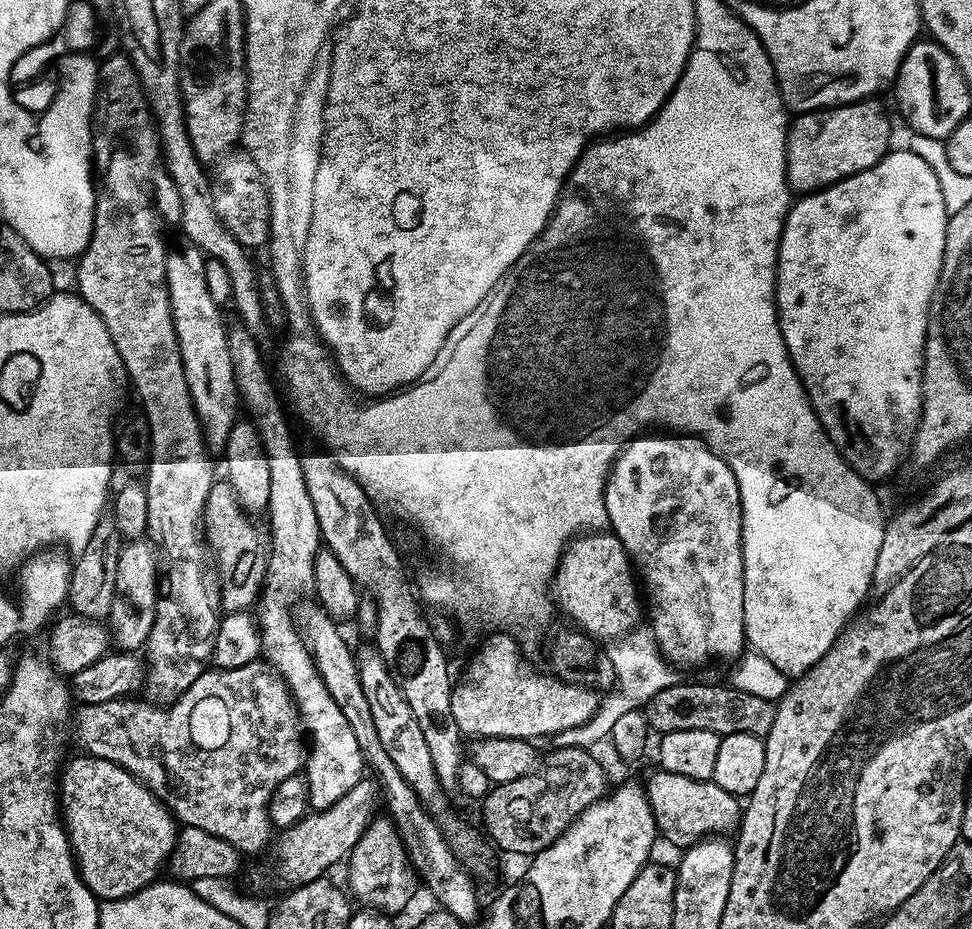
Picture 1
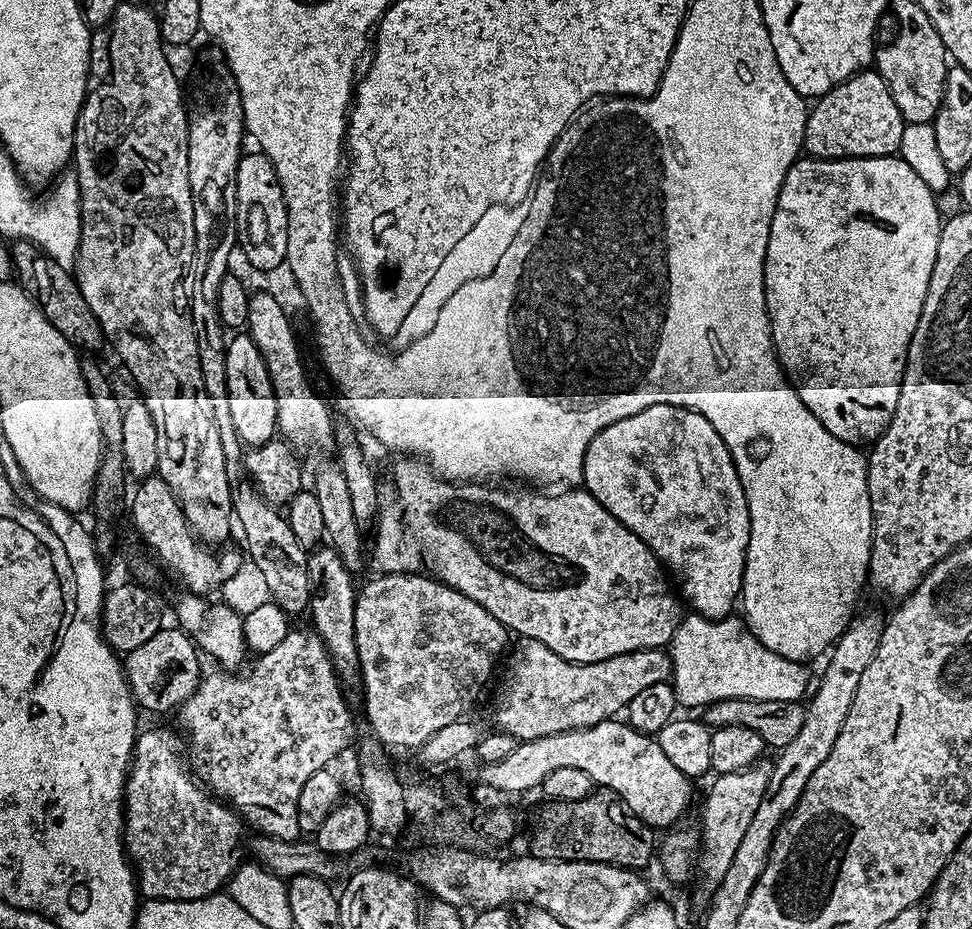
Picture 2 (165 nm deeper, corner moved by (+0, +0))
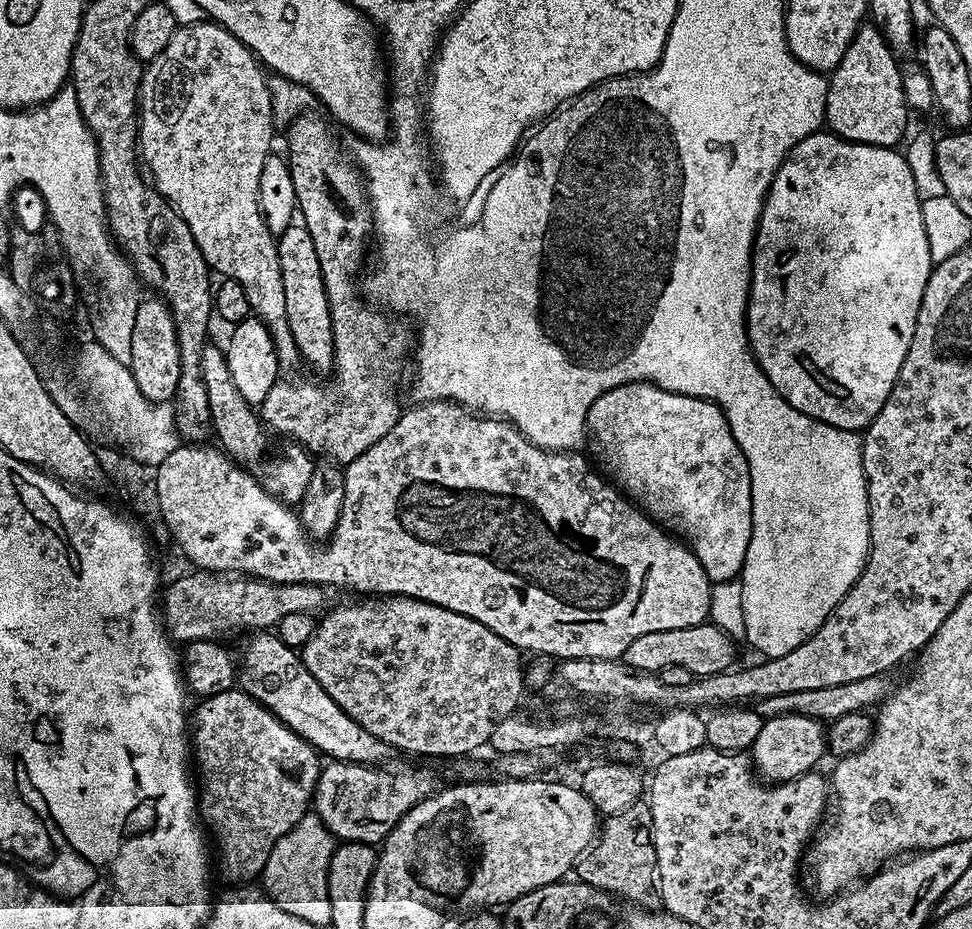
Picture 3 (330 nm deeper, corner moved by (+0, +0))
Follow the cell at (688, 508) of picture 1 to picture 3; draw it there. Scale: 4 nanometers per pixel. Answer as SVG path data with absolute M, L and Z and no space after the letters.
M623 384L614 390L606 390L594 406L590 406L590 414L586 418L586 448L591 459L602 469L603 475L609 481L615 482L620 491L640 509L648 513L661 528L687 544L689 550L702 562L702 570L706 570L709 580L713 584L721 584L727 580L739 577L746 562L746 550L750 546L752 533L752 487L750 486L750 470L738 442L734 442L734 434L722 414L722 410L709 400L674 394L670 390L662 390L657 384Z

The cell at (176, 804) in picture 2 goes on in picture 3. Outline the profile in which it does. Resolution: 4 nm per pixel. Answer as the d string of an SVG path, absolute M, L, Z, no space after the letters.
M239 687L226 690L222 694L214 694L213 696L205 696L199 701L196 712L191 713L190 724L190 744L194 749L194 764L200 767L200 780L198 776L198 812L202 817L203 823L206 825L207 831L216 835L216 844L214 840L214 848L220 851L220 872L232 884L240 884L243 880L252 880L261 875L266 866L266 862L270 858L270 850L274 850L274 846L280 839L285 836L294 826L298 826L298 822L303 816L309 815L310 805L313 803L316 794L316 783L320 778L320 769L322 767L321 753L317 752L311 744L308 744L294 730L290 730L280 721L266 706L262 706L248 692L241 690Z

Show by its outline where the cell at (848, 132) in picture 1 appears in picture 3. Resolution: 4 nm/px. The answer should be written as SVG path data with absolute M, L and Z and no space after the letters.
M862 26L856 31L846 54L842 54L842 62L838 62L838 66L832 69L828 76L824 118L831 131L844 140L879 148L896 148L899 140L905 139L904 131L908 128L910 109L902 90L902 68L899 63L896 65L896 60L898 60L897 53L893 52L892 47L884 41L884 33L879 28Z

